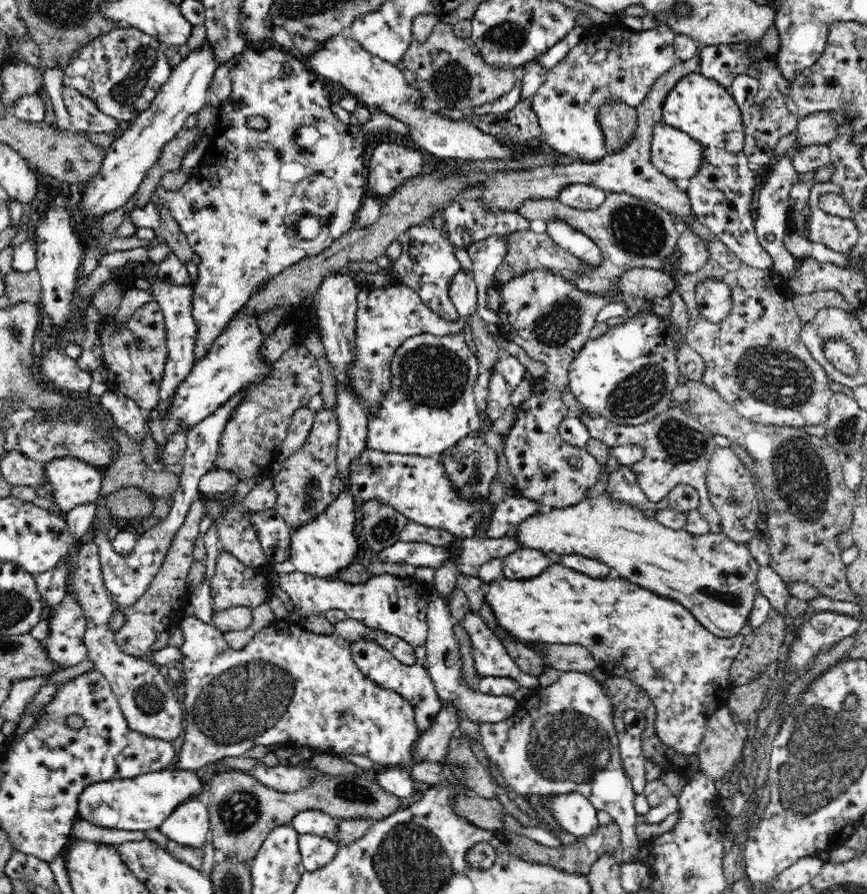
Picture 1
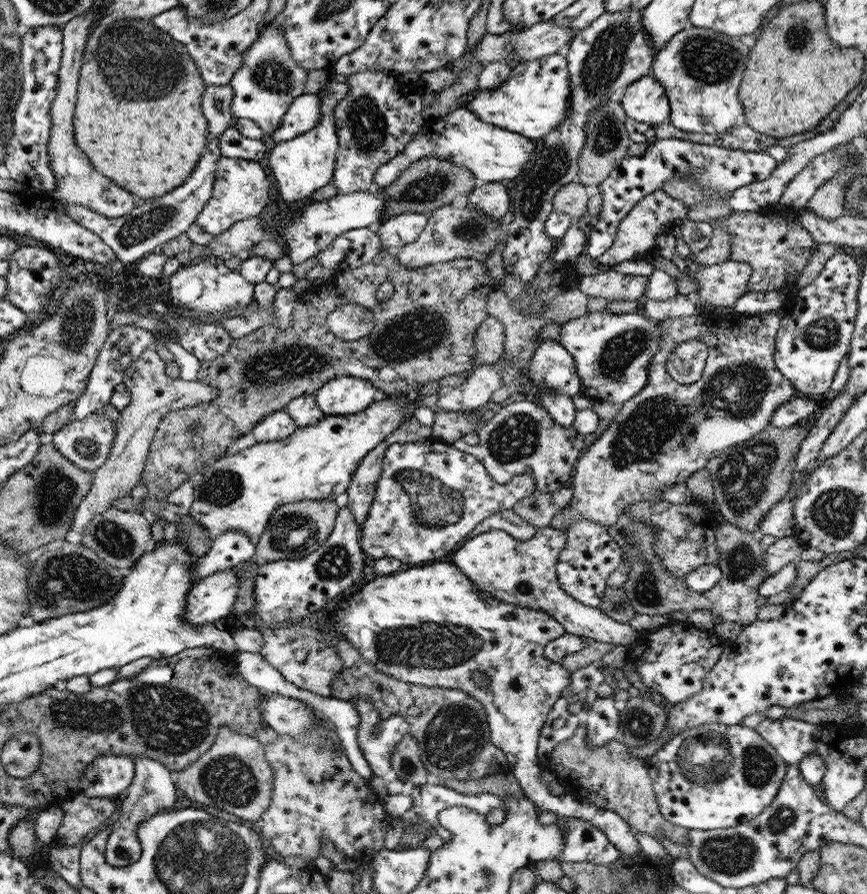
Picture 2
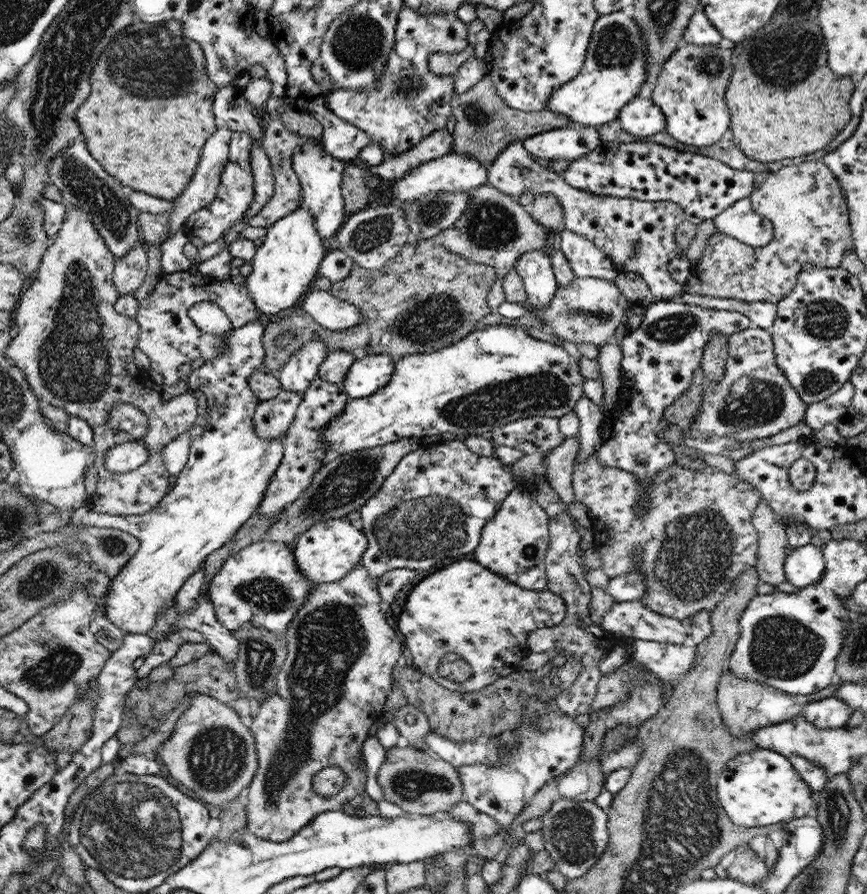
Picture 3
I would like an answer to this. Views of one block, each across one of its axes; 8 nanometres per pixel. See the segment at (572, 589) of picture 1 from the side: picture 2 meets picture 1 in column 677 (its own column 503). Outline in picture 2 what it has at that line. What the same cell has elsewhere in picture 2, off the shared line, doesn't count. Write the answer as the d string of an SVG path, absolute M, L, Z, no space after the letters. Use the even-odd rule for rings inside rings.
M442 561L422 568L410 568L390 576L380 576L368 582L362 590L352 591L349 598L343 597L329 610L325 628L330 629L336 636L345 636L345 639L358 649L360 658L396 679L427 687L458 688L474 697L484 706L490 742L503 751L511 766L510 772L518 780L530 802L564 818L574 815L582 817L606 833L606 837L614 843L620 854L643 858L640 843L618 813L582 802L572 794L553 796L541 782L544 767L537 762L540 730L561 692L569 688L572 680L568 669L548 660L543 653L548 642L566 633L564 626L554 617L542 611L506 603L494 597L492 593L478 589L454 563ZM476 671L486 673L490 684L478 686L472 680L472 673Z

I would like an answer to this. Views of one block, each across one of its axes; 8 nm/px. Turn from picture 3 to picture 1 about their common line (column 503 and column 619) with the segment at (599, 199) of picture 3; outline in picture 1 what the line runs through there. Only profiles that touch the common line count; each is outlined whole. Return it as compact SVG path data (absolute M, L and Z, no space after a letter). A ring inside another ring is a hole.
M699 55L693 56L690 60L676 63L668 72L665 72L650 88L647 97L642 104L637 106L636 132L625 146L618 152L610 152L602 160L596 162L586 162L578 158L569 165L539 166L528 170L520 171L500 171L495 174L485 175L483 181L478 181L472 190L465 194L479 200L482 208L490 212L516 212L522 202L526 200L542 200L542 198L556 199L560 190L564 186L572 183L589 184L602 189L606 193L624 192L640 199L648 199L671 213L682 216L682 218L692 218L692 205L688 198L687 190L682 190L675 181L662 174L651 161L651 138L653 126L663 120L662 102L676 86L678 80L682 80L686 74L698 72Z

